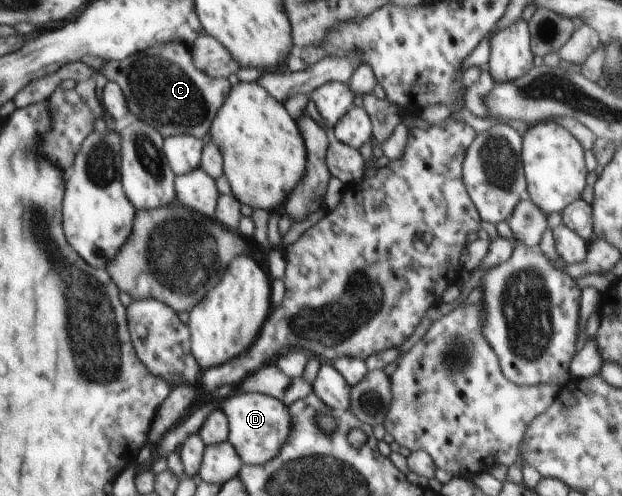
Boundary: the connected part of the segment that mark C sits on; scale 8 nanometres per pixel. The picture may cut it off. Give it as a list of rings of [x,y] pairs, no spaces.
[[[165,43],[132,54],[122,61],[105,61],[102,71],[121,87],[130,112],[165,136],[188,134],[208,139],[217,111],[232,89],[227,79],[211,78],[193,62],[191,47]]]

